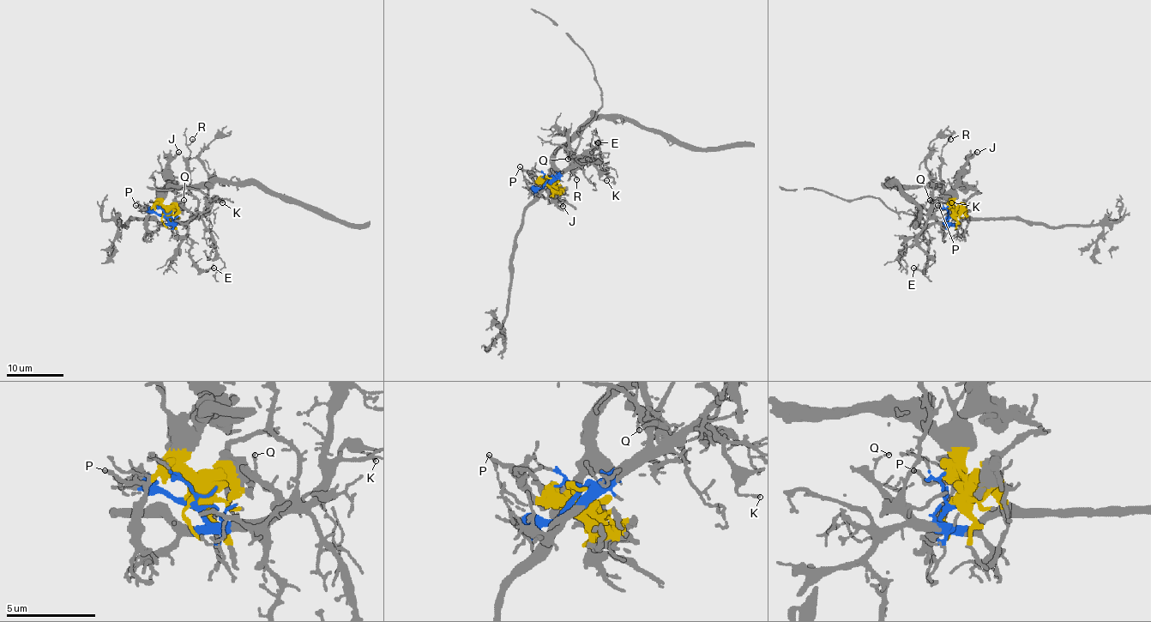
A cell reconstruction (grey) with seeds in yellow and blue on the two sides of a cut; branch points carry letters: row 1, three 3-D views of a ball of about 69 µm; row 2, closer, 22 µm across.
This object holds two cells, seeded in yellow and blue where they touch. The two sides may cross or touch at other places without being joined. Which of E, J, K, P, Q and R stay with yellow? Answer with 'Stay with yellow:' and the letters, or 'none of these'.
Stay with yellow: J, P

